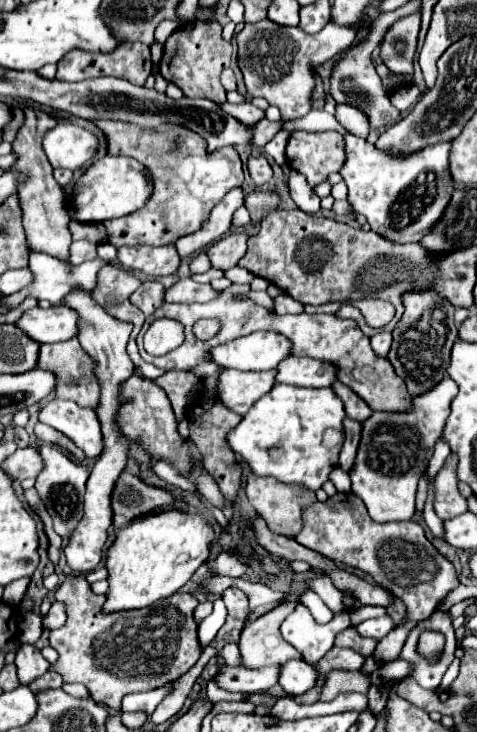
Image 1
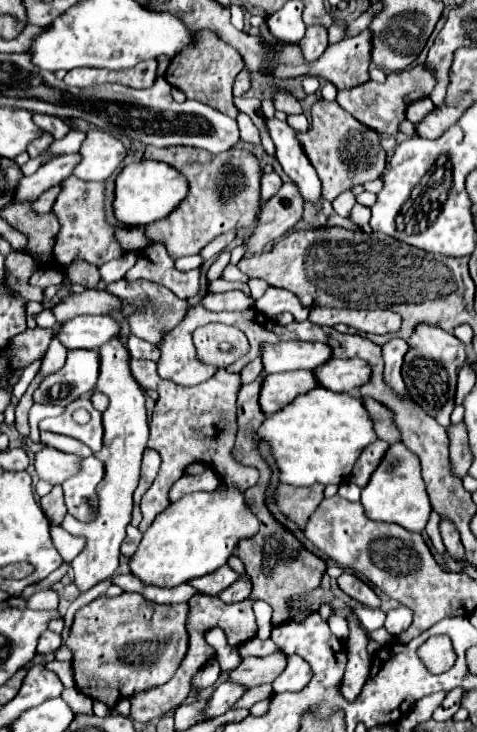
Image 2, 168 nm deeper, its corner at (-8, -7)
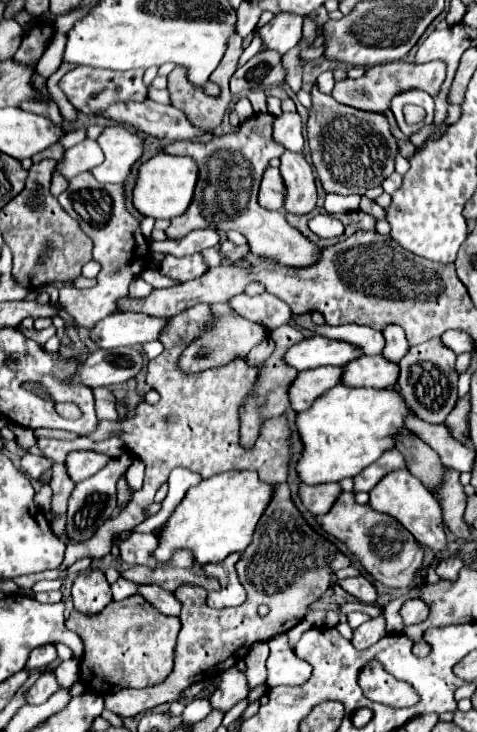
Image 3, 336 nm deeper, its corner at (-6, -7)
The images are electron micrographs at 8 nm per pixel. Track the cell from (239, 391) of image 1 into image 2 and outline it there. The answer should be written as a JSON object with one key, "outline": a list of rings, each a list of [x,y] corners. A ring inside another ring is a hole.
{"outline":[[[296,370],[296,372],[280,372],[268,374],[262,380],[262,392],[258,404],[262,412],[274,414],[286,404],[290,404],[298,394],[304,394],[316,386],[312,370]]]}

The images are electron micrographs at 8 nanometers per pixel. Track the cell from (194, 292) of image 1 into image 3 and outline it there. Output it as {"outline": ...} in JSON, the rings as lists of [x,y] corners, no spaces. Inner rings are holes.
{"outline":[[[264,292],[260,296],[248,296],[248,294],[234,296],[230,300],[230,306],[236,314],[268,328],[268,332],[276,330],[278,326],[286,324],[292,318],[288,304],[284,304],[280,298],[276,298],[268,292]]]}

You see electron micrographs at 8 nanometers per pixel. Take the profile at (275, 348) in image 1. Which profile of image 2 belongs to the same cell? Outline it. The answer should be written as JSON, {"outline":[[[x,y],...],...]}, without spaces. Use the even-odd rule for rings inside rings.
{"outline":[[[276,342],[260,348],[260,360],[266,374],[318,368],[330,358],[330,348],[320,342]]]}

